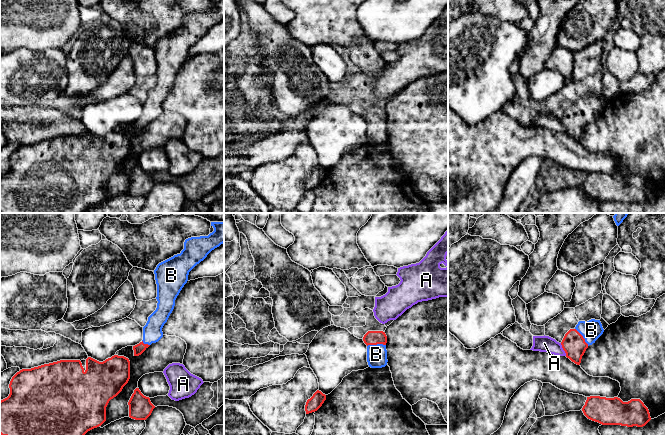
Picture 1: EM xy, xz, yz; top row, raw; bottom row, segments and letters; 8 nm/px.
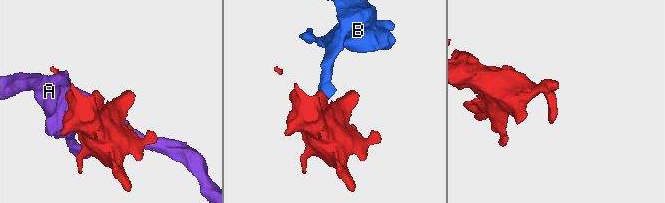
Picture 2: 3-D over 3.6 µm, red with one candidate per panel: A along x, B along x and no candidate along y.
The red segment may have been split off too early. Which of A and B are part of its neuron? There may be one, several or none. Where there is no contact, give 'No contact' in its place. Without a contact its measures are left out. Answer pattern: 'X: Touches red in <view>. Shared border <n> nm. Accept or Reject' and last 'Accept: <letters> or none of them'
A: Touches red in yz. Shared border 120 nm. Reject
B: Touches red in xz. Shared border 150 nm. Accept
Accept: B

